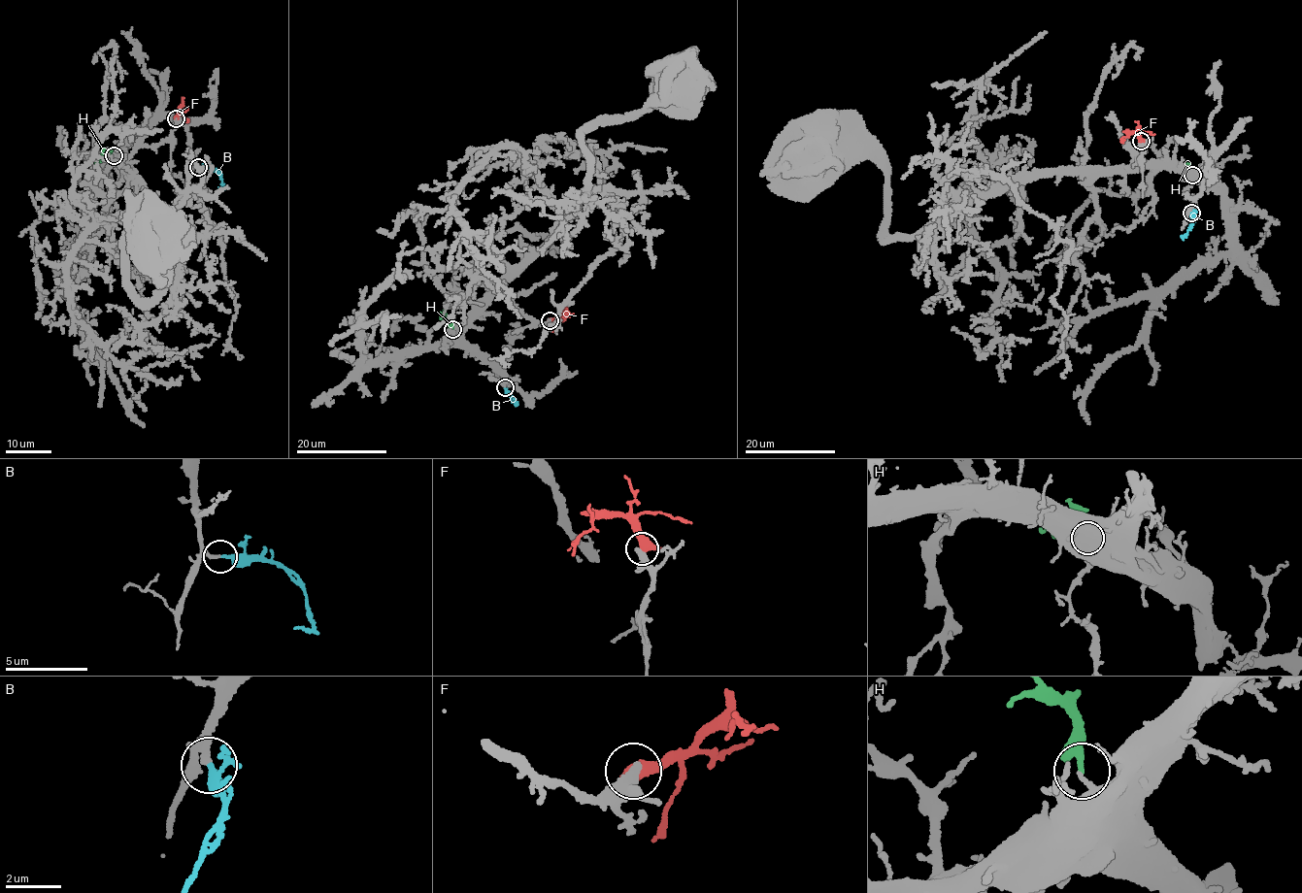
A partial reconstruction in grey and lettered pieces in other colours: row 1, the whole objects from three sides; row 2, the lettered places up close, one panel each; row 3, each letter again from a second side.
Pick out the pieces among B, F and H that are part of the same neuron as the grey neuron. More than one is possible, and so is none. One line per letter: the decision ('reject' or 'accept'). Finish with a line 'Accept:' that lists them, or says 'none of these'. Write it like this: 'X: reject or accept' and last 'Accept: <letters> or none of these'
B: accept
F: reject
H: reject
Accept: B

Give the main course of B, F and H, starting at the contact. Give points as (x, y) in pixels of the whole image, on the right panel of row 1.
B: (1191, 213), (1192, 222), (1186, 235), (1181, 235)
F: (1141, 141), (1135, 132), (1127, 133), (1122, 143)
H: (1192, 175), (1188, 167), (1179, 174)

